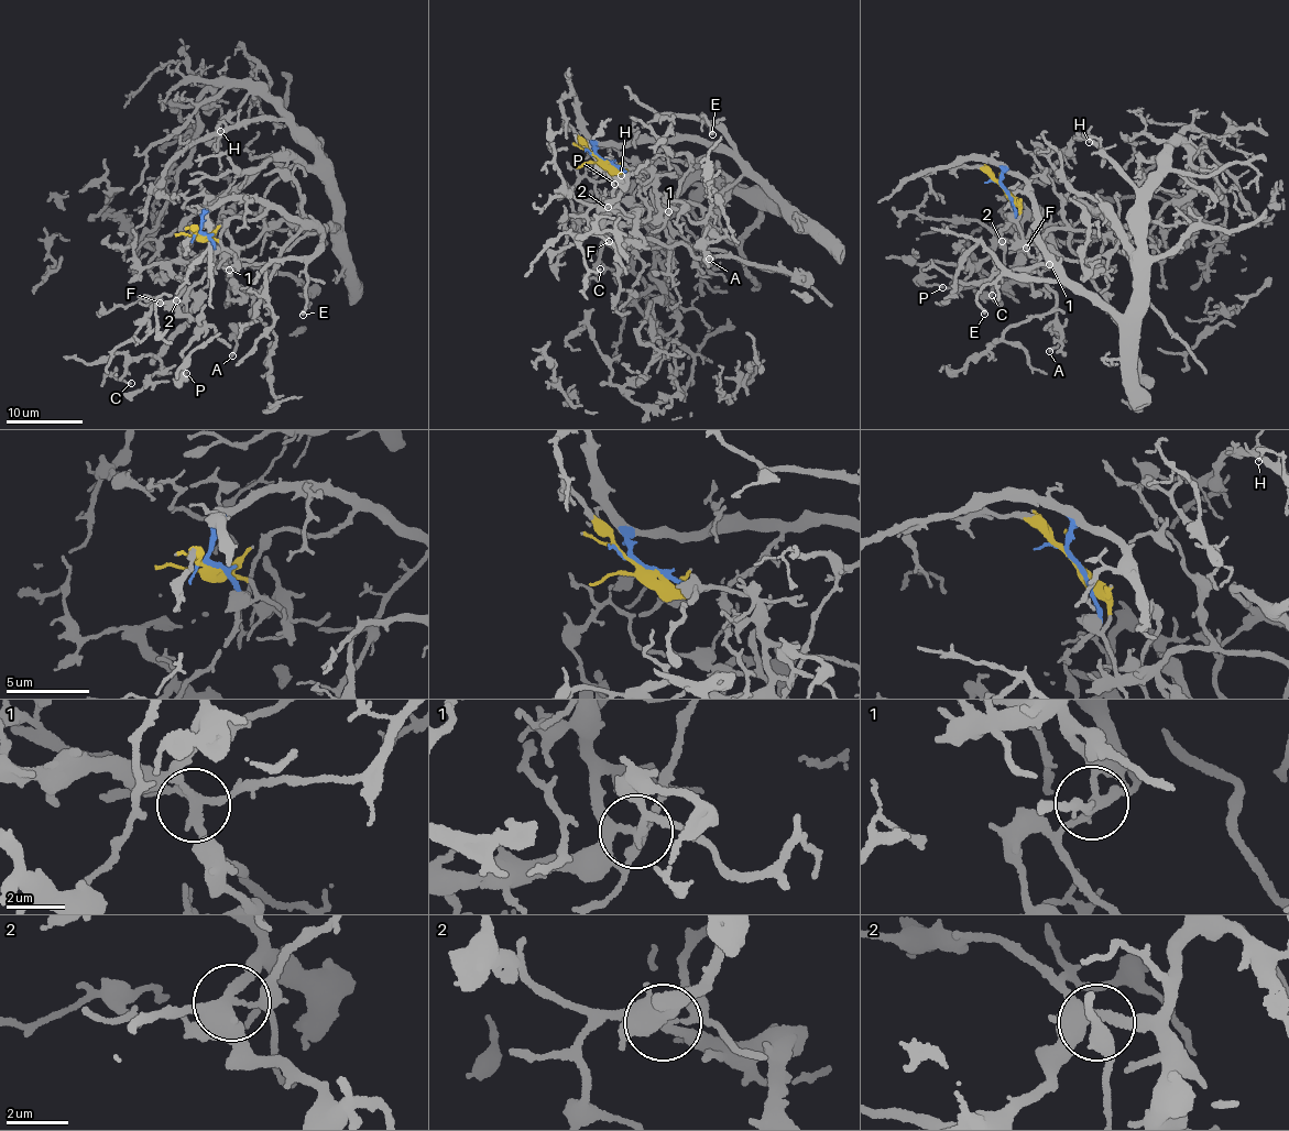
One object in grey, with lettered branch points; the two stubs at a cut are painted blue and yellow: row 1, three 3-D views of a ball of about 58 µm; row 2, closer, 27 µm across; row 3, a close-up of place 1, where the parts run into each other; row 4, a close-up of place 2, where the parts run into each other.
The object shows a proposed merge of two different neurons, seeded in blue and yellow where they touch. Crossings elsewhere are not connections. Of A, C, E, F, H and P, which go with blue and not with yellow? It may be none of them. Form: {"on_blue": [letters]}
{"on_blue": ["E", "H"]}

